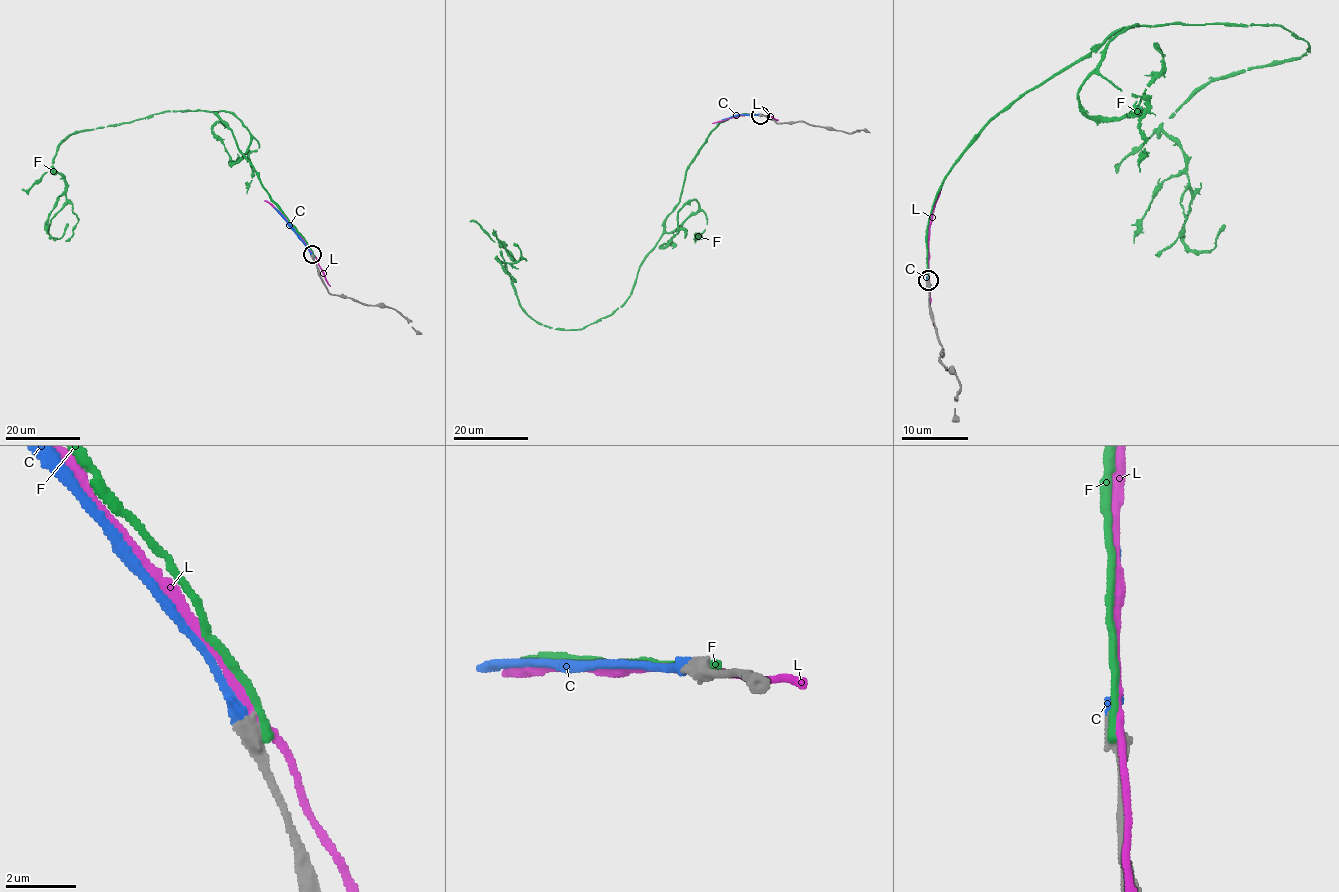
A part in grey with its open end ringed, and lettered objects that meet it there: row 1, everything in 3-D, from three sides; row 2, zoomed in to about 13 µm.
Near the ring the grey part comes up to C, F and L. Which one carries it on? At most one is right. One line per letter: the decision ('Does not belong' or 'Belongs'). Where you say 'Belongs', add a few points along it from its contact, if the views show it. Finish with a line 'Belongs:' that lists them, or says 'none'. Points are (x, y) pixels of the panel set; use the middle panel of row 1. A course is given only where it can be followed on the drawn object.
C: Belongs. Its course: (760, 114), (738, 114), (723, 120)
F: Does not belong
L: Does not belong
Belongs: C

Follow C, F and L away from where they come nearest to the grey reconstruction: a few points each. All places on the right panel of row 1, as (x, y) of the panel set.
C: (927, 281), (927, 224), (937, 196)
F: (927, 283), (957, 158), (1135, 26), (1280, 24), (1310, 49), (1162, 128), (1182, 241), (1225, 224)
L: (927, 281), (927, 231), (942, 184)

